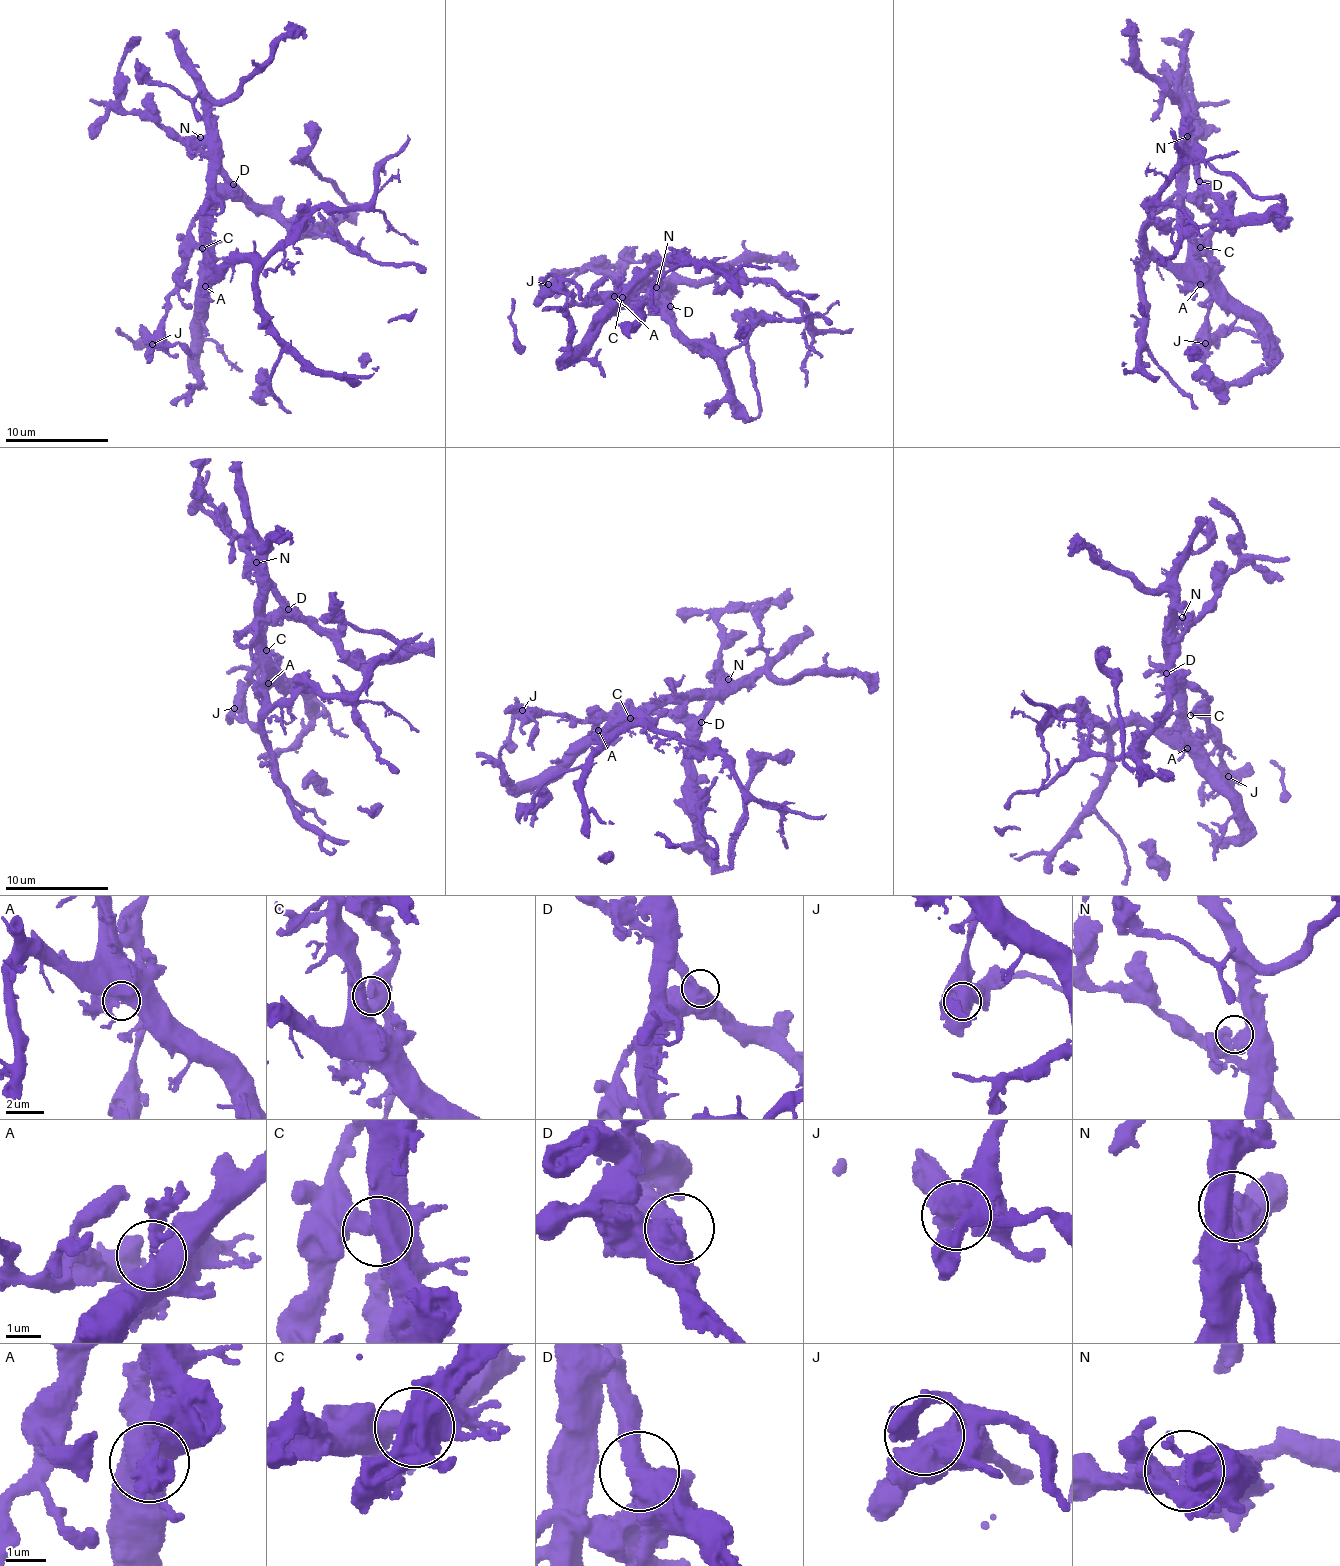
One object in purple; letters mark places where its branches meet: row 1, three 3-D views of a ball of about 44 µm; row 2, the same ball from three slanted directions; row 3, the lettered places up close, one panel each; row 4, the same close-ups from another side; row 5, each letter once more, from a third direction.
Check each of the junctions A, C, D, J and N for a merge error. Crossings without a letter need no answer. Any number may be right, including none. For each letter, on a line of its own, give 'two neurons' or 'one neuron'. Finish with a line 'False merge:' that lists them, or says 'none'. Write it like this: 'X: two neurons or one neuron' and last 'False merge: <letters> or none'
A: one neuron
C: one neuron
D: one neuron
J: one neuron
N: one neuron
False merge: none

